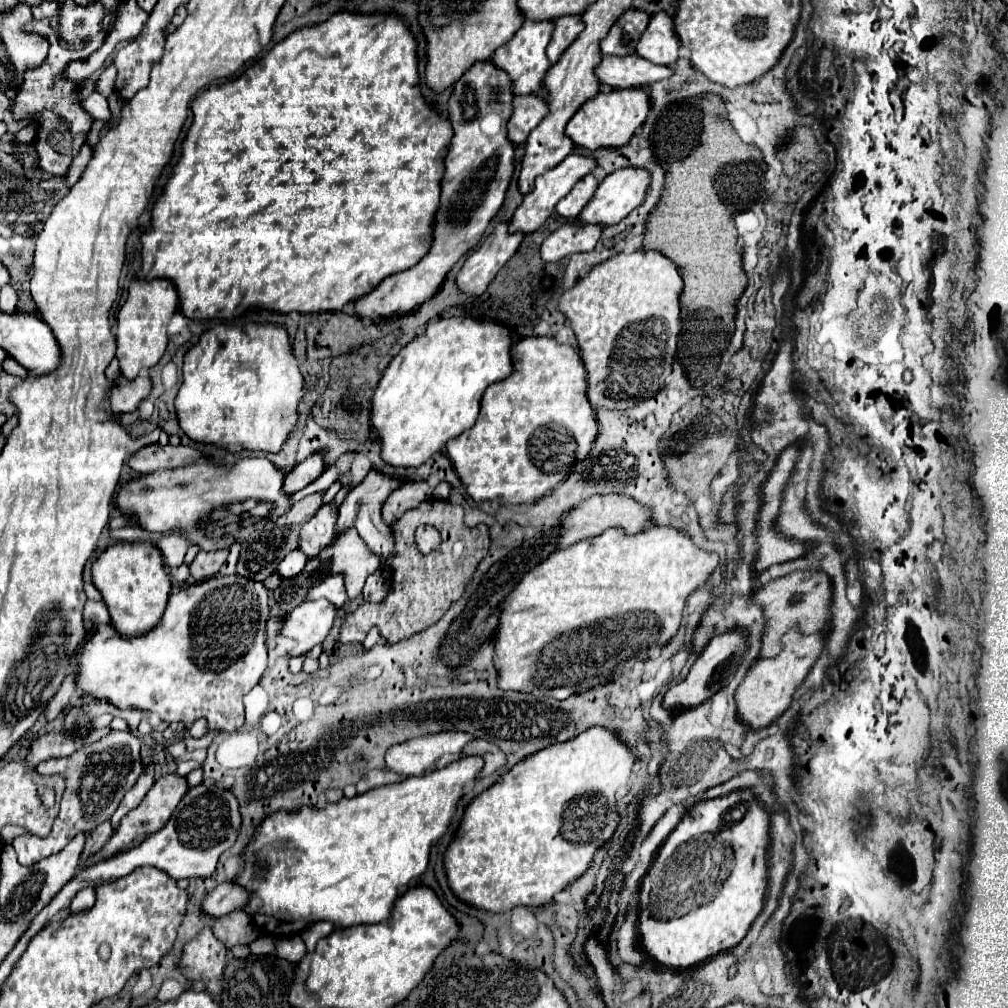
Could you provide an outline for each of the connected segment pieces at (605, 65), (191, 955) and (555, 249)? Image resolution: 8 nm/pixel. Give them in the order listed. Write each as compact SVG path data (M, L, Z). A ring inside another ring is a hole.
M603 55L595 73L601 83L611 85L613 89L625 89L625 87L643 87L667 79L673 75L673 69L645 61L639 55L625 55L625 57Z
M205 929L183 949L181 969L187 979L203 981L209 993L217 993L217 981L225 969L225 945Z
M563 223L557 231L553 231L541 245L541 257L543 261L559 261L571 253L591 251L599 237L601 237L603 225L593 223Z

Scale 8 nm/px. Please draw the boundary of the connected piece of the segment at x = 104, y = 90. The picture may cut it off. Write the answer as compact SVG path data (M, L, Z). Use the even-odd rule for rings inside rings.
M113 65L105 67L105 71L101 73L101 77L99 77L97 83L95 83L95 91L109 99L109 97L115 93L115 77L117 77L115 67L113 67Z

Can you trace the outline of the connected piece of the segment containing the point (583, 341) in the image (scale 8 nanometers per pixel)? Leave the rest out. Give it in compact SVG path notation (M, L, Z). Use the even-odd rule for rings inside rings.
M641 249L629 255L621 253L595 265L573 289L563 293L559 299L559 311L565 313L575 331L579 353L587 369L587 397L595 409L629 409L663 389L681 335L681 293L683 279L677 263L659 251Z

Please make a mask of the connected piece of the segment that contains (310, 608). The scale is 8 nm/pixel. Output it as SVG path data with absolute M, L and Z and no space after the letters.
M317 599L305 601L297 605L287 617L281 629L281 637L289 637L297 641L297 647L291 655L307 653L313 645L323 643L327 633L331 631L337 617L337 607L331 601Z

